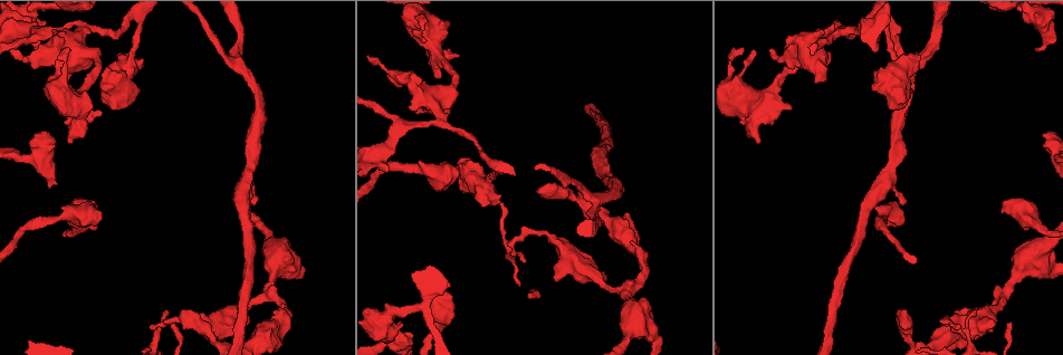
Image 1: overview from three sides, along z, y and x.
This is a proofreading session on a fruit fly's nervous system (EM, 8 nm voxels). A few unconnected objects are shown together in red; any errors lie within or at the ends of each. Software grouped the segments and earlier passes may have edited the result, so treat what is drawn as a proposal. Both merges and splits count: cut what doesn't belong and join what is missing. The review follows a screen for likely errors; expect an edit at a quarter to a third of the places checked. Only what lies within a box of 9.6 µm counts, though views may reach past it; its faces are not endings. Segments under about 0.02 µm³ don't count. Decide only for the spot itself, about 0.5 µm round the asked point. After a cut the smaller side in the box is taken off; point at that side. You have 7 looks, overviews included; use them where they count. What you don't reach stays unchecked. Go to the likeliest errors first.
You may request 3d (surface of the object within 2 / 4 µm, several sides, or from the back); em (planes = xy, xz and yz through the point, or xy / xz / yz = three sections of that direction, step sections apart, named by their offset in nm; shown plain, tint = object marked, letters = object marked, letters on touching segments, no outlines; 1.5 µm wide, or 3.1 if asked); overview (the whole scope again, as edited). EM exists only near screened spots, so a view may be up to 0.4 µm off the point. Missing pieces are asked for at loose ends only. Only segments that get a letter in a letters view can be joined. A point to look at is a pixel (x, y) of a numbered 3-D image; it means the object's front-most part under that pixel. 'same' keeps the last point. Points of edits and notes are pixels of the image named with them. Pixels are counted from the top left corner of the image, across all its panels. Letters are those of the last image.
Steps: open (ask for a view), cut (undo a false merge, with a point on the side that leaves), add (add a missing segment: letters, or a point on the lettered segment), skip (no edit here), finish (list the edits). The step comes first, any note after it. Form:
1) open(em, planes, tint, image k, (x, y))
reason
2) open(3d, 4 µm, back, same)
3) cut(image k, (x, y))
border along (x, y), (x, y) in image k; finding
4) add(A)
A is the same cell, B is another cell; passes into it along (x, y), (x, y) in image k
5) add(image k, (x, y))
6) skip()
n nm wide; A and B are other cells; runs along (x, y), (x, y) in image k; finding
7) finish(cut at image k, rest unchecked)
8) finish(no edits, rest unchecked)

open(em, planes, letters, image 1, (991, 321))
stops while still wide

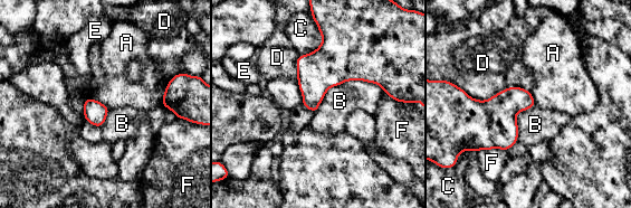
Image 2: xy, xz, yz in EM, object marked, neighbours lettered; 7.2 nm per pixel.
skip()
A, B, C, D, E and F are other cells; border along (172, 77), (164, 90), (160, 104) in image 2; none of them fits

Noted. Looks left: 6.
open(em, planes, plain, image 1, (239, 67))
three-way junction

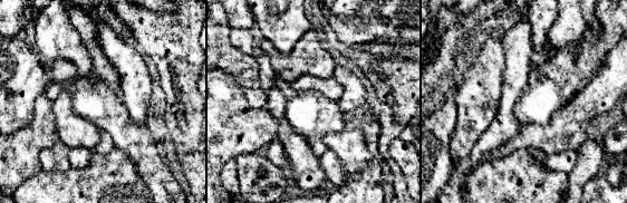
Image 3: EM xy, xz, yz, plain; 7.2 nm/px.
open(em, planes, letters, same)
see the neighbours

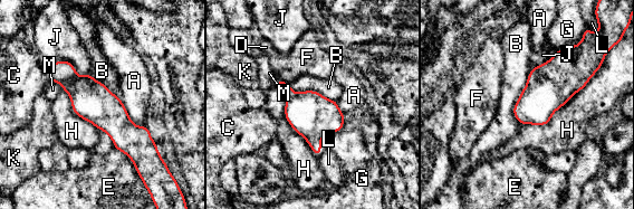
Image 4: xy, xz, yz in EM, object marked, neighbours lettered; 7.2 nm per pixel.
skip()
300 nm wide; A, B, C, D, E, F, G, H, J, K, L and M are other cells; border along (605, 55), (547, 123), (520, 124) in image 4; continuous, no second neuron

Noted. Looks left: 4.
open(3d, 4 µm, back, image 1, (102, 112))
free end

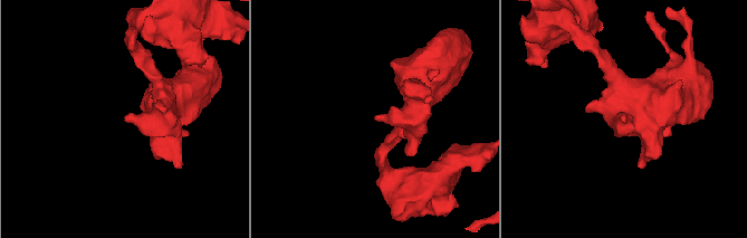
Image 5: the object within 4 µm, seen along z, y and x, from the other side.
open(em, planes, letters, image 5, (374, 118))

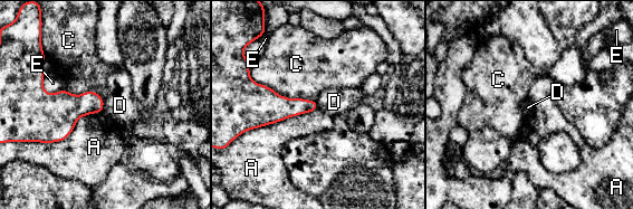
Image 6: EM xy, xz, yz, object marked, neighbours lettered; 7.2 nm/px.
skip()
A, C, D and E are other cells; none of them fits

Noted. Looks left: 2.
finish(no edits, rest unchecked)

